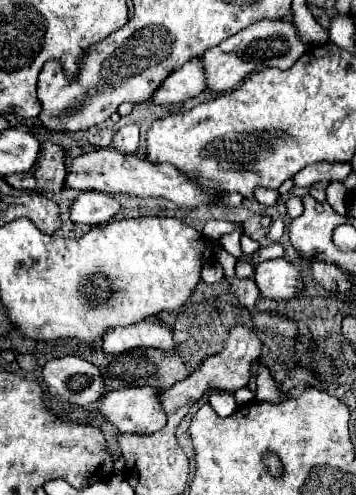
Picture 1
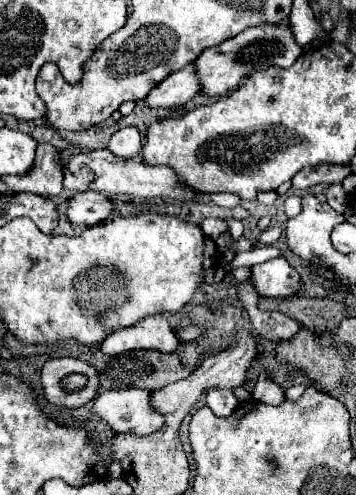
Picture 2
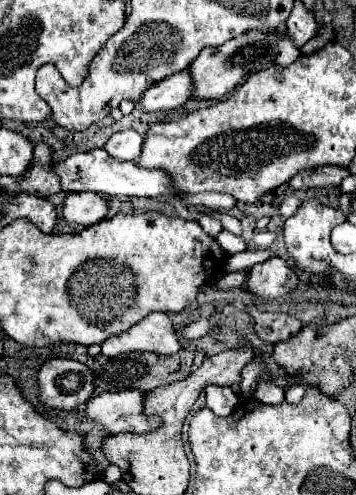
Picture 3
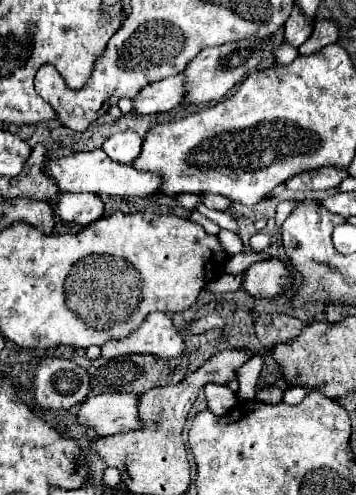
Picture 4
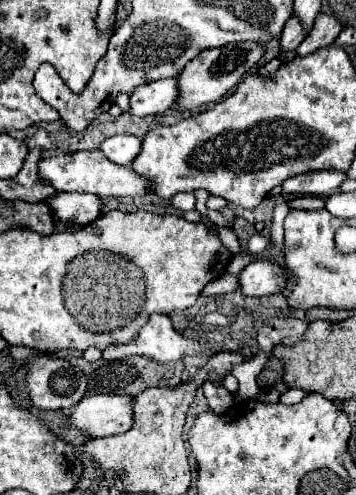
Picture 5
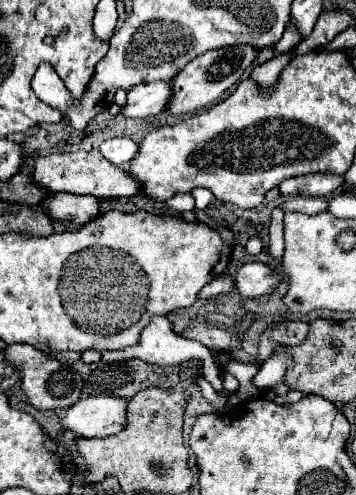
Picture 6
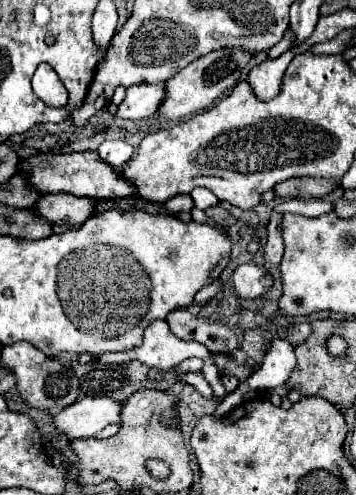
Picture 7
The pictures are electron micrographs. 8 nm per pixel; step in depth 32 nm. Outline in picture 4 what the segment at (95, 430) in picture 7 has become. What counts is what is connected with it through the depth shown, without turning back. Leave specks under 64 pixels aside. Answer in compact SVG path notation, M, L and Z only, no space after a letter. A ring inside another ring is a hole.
M104 392L98 396L88 396L78 410L78 422L92 426L100 436L144 428L138 416L138 400L140 394L130 392Z

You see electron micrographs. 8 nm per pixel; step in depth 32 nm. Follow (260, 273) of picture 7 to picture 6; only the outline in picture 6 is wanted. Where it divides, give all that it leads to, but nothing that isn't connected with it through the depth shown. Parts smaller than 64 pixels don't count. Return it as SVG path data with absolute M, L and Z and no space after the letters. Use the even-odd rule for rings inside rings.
M248 262L244 264L238 274L234 276L236 290L242 298L258 298L264 294L272 294L276 286L280 284L278 274L260 262Z

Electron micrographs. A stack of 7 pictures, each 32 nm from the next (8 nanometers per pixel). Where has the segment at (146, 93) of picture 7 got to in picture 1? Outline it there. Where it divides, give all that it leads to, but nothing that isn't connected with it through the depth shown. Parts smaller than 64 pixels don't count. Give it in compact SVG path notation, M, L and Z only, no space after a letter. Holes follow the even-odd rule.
M198 56L196 60L188 60L184 68L172 72L172 76L168 76L162 82L162 86L154 92L150 100L154 104L176 104L194 98L204 90L206 90L204 66L202 66L202 56Z

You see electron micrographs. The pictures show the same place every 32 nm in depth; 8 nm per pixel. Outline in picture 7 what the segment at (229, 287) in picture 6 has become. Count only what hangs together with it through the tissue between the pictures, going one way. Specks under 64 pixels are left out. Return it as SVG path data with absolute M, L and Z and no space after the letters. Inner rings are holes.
M214 280L212 284L208 284L208 286L204 286L198 294L196 294L196 298L194 298L194 302L196 304L204 304L204 302L208 302L210 298L214 298L220 290L224 290L224 282L220 282L220 280Z

